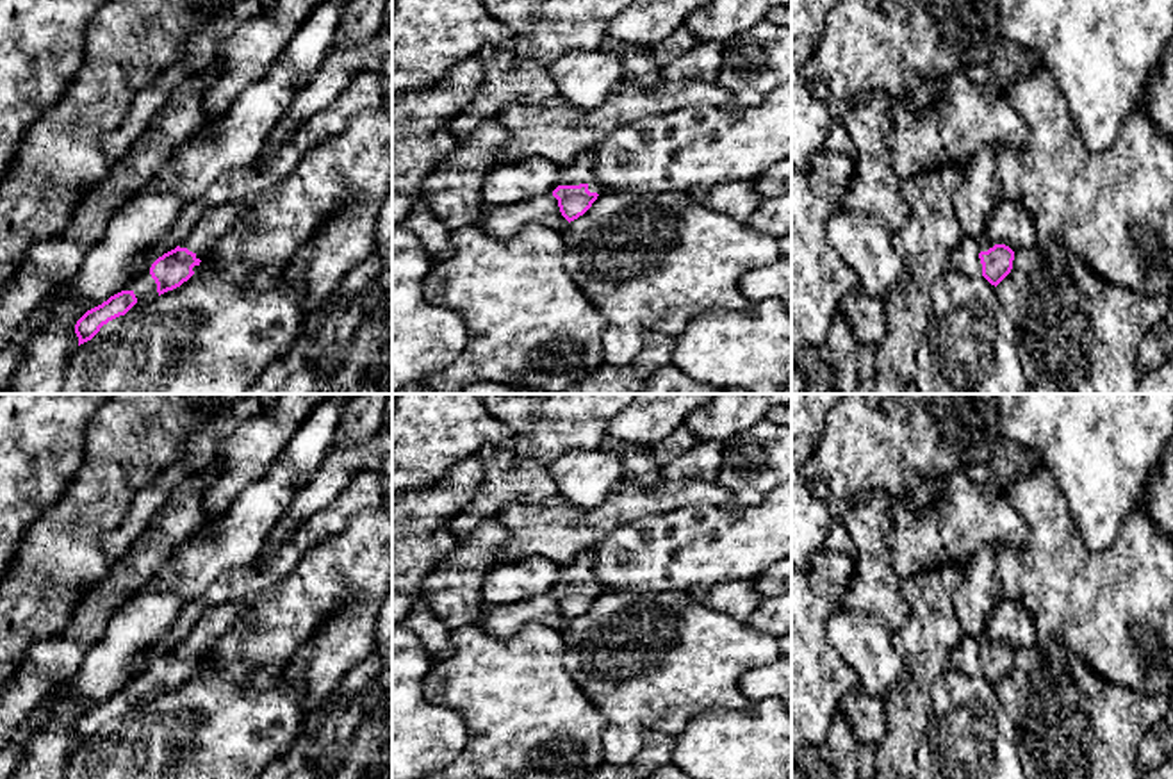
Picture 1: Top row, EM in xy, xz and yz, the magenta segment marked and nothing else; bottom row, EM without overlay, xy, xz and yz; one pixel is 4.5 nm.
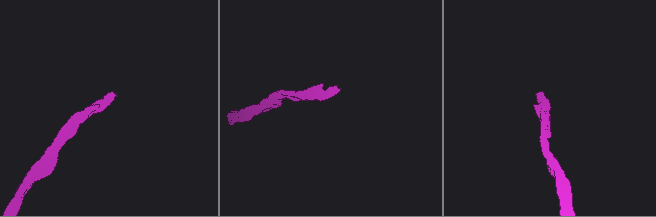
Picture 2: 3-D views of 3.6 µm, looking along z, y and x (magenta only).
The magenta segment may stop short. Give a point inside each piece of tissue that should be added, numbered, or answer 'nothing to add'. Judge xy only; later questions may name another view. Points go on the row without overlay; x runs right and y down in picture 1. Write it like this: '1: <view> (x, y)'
1: xy (216, 621)

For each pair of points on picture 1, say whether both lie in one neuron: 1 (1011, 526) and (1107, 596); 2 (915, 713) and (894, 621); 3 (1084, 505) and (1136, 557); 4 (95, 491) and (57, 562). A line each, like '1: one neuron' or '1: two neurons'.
1: two neurons
2: two neurons
3: two neurons
4: one neuron

